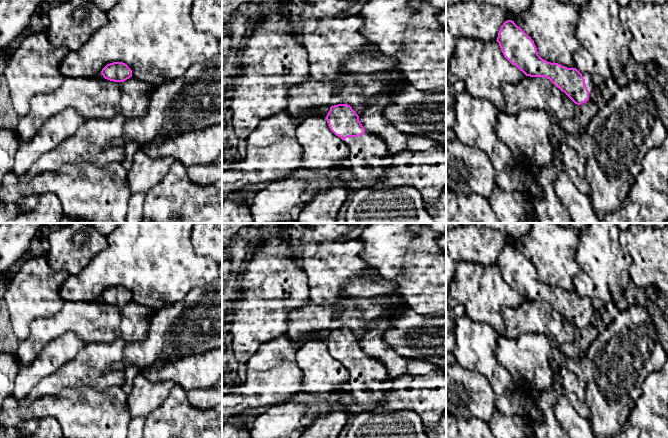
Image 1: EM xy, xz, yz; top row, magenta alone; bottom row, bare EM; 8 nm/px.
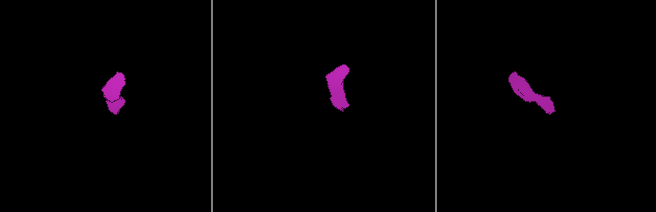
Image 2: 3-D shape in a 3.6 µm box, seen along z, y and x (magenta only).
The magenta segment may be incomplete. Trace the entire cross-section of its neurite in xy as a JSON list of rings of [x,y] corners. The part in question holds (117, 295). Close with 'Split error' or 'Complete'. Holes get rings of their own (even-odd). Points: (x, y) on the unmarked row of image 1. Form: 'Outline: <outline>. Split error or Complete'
Outline: [[[123,286],[107,288],[101,295],[103,301],[114,306],[124,306],[132,301],[132,294]]]. Complete

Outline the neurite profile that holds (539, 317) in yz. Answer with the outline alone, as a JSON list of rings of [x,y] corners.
[[[526,300],[517,308],[502,311],[505,336],[516,338],[525,333],[543,334],[562,346],[575,340],[575,327],[549,303]]]

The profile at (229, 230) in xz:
[[[222,223],[222,240],[230,239],[251,226],[251,223]]]

